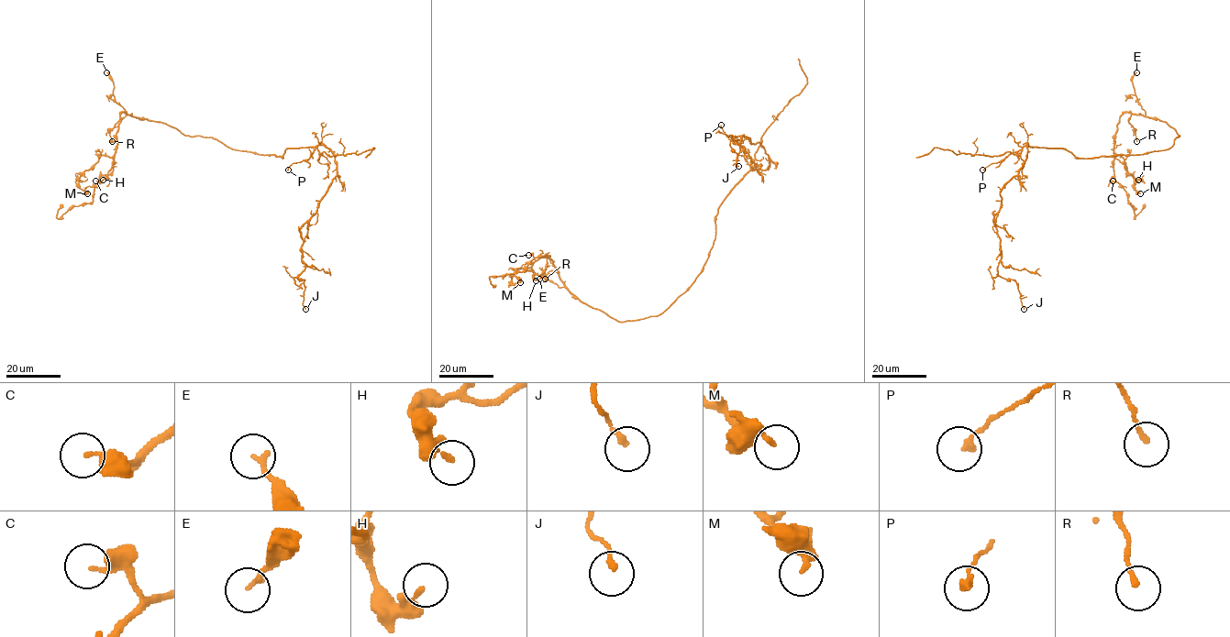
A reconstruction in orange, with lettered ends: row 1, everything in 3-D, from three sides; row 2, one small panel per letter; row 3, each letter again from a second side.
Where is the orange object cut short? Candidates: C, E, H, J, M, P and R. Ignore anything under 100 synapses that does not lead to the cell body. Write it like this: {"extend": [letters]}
{"extend": []}

